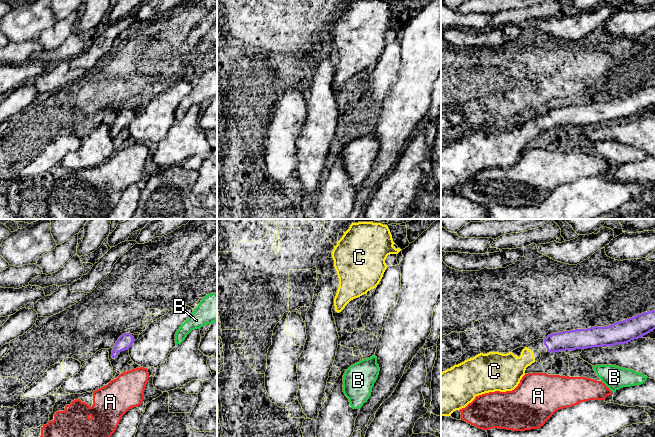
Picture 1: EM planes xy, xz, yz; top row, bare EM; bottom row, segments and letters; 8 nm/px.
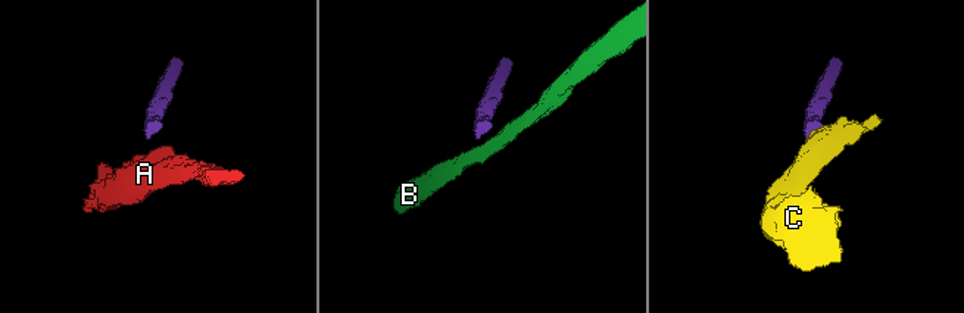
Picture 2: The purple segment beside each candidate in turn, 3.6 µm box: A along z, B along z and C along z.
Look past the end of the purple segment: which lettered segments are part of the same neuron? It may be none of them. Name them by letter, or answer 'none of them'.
C

